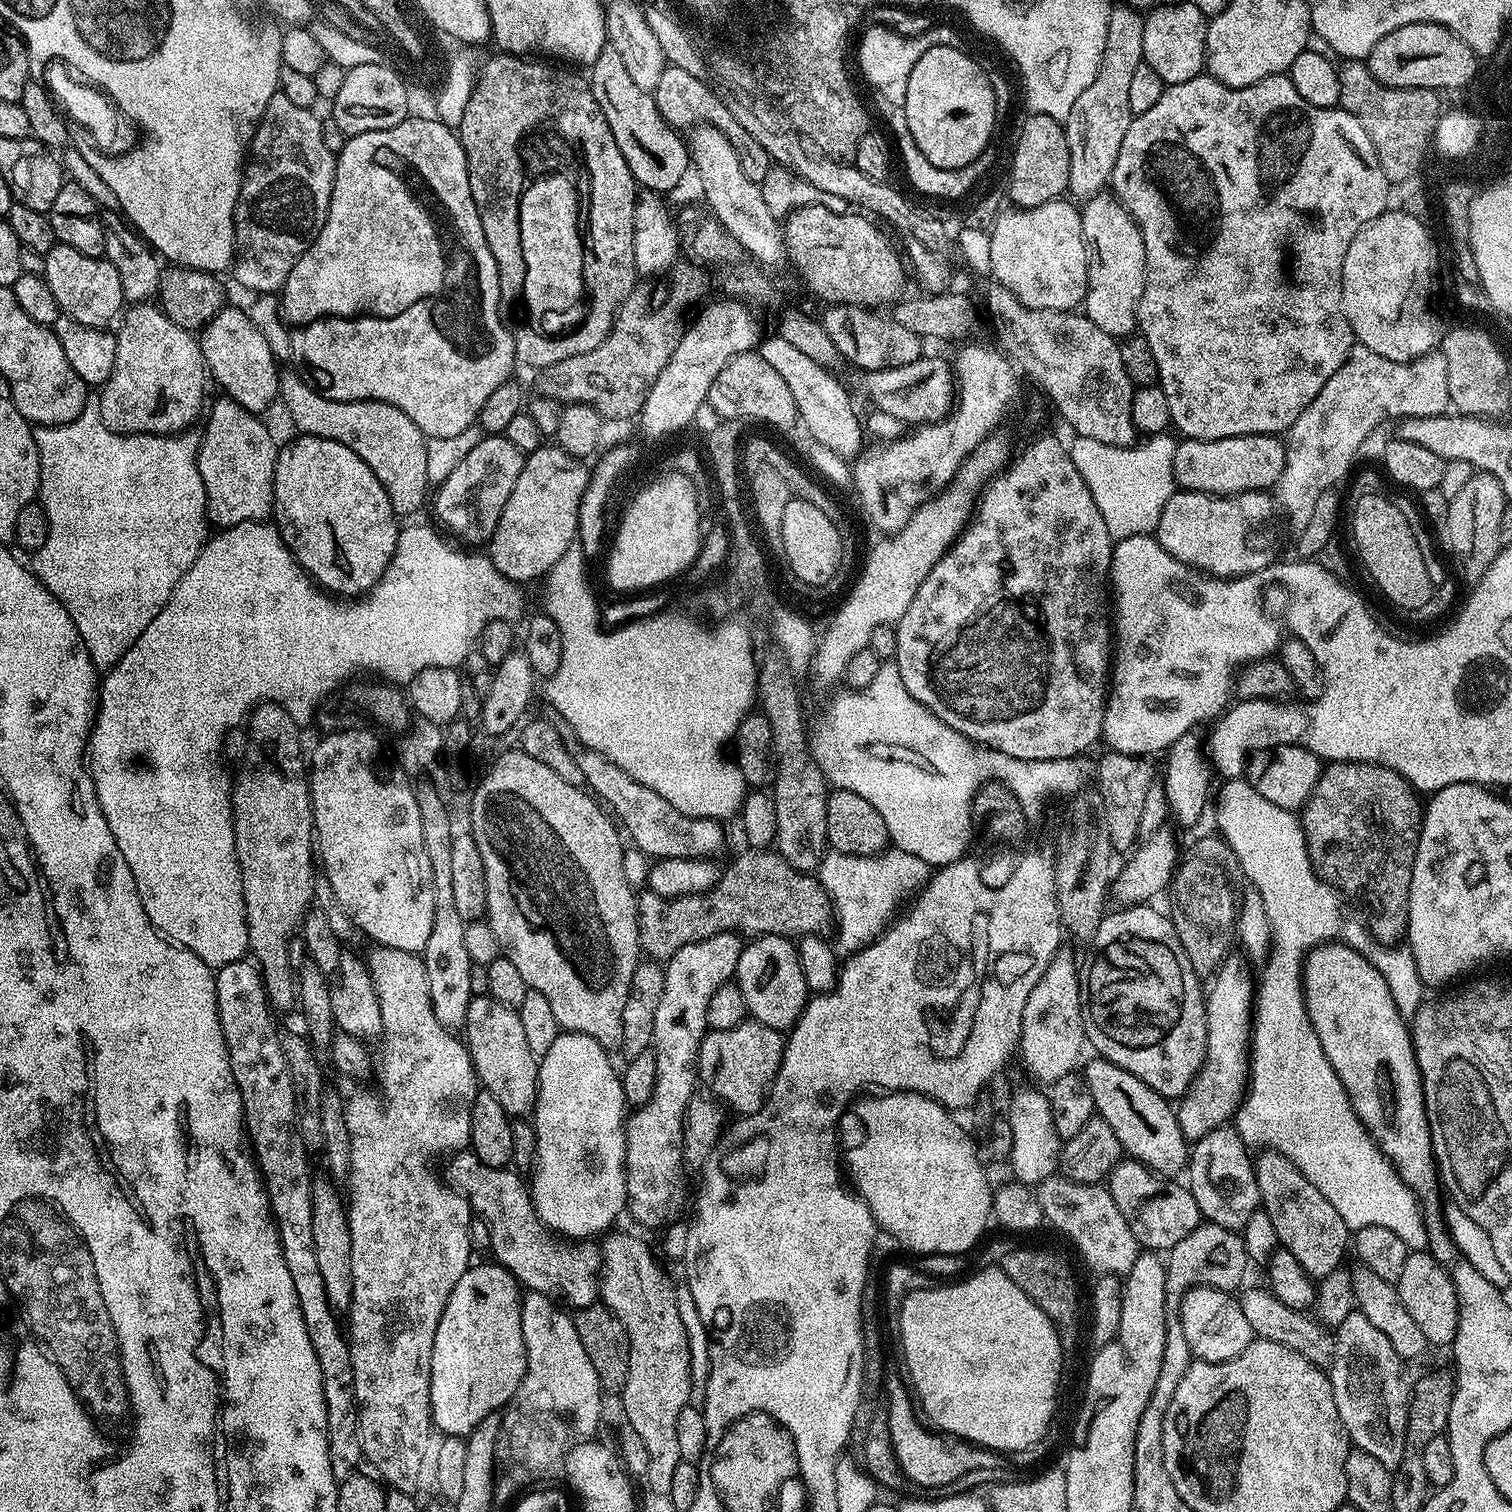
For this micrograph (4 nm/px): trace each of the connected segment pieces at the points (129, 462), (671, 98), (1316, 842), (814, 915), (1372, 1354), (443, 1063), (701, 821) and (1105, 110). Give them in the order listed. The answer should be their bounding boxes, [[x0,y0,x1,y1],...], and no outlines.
[[30,398,210,670],[654,66,774,185],[1298,762,1422,946],[636,850,834,962],[1327,1311,1410,1470],[344,946,478,1494],[575,748,724,860],[1062,6,1144,202]]

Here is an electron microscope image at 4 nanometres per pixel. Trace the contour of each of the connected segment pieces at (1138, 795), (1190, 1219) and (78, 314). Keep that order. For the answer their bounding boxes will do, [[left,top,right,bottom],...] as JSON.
[[1094,750,1158,853],[1106,1158,1202,1250],[44,242,126,329]]

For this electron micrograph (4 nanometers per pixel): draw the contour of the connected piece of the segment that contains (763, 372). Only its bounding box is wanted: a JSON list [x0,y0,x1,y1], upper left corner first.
[707,350,798,428]

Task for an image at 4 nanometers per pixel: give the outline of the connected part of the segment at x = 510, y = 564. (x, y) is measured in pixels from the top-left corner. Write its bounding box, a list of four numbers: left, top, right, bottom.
[486,446,590,581]

